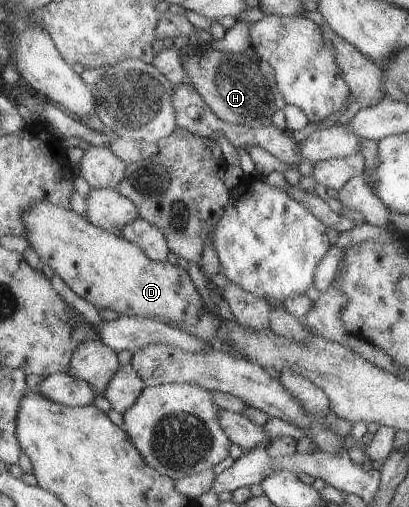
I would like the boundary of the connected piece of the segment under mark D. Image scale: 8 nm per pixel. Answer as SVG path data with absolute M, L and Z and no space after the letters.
M44 199L35 200L23 210L21 219L28 247L32 248L41 262L46 263L53 270L53 274L58 275L74 294L90 302L94 308L109 308L118 314L148 317L168 323L182 323L197 317L204 308L186 269L171 265L168 261L146 258L139 248L124 240L122 236L116 236L90 224L70 208L56 206Z

